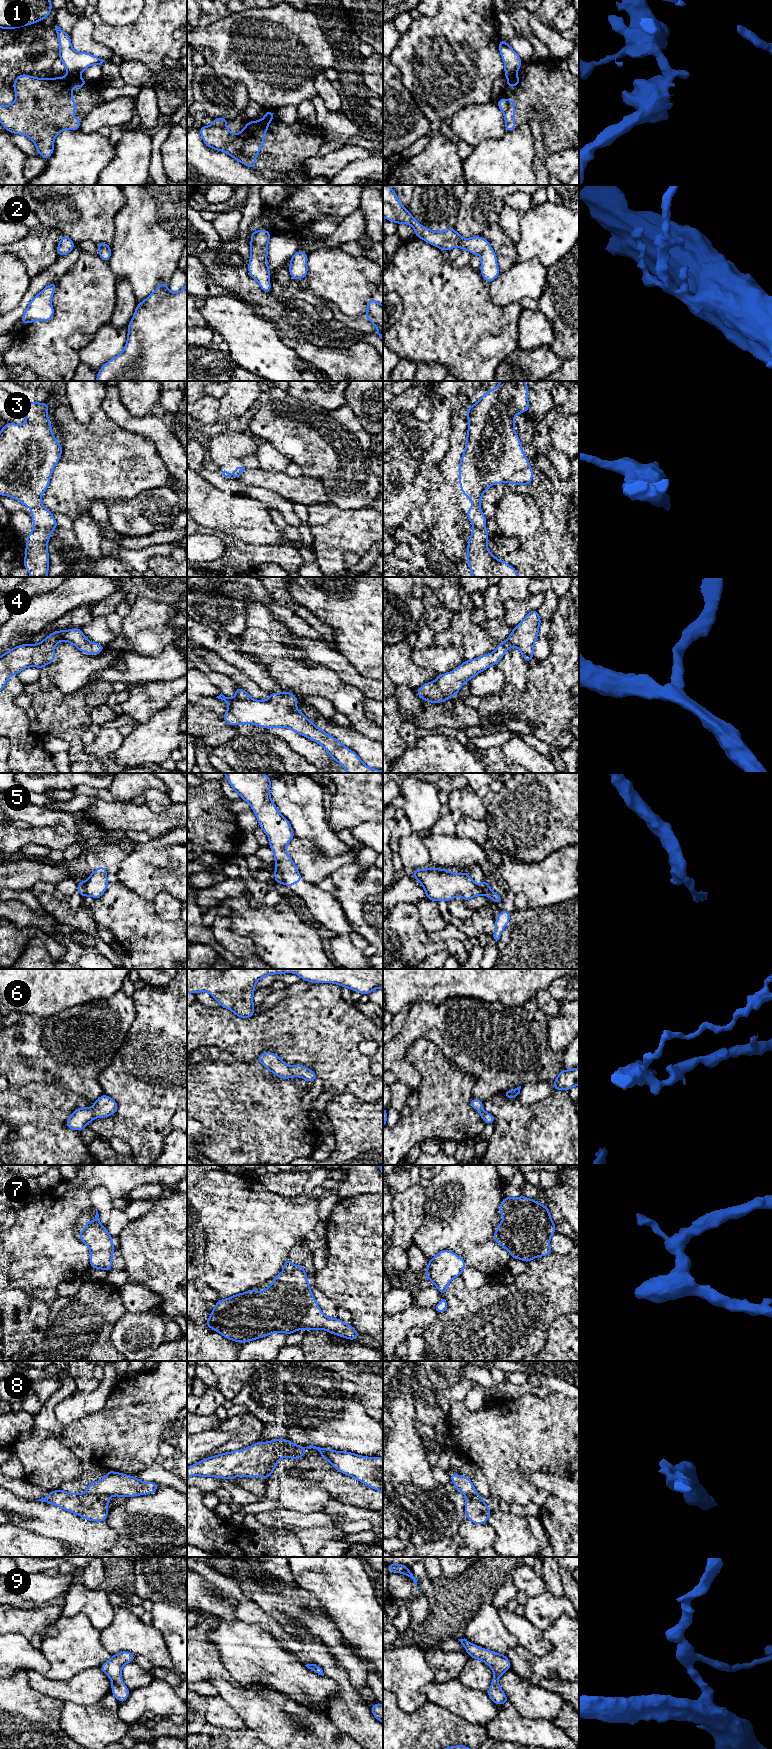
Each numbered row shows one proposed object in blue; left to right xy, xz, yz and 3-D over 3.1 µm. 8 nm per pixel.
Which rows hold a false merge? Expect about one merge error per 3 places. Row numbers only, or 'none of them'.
1, 5, 8

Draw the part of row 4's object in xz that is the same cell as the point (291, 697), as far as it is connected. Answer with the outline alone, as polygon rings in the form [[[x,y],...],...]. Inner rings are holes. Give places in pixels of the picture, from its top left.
[[[237,686],[234,698],[227,698],[222,693],[216,698],[228,704],[228,711],[222,715],[222,719],[232,726],[253,724],[265,729],[288,728],[320,744],[348,773],[383,773],[376,768],[367,767],[354,751],[298,711],[298,700],[291,692],[270,693],[268,700],[254,700]]]

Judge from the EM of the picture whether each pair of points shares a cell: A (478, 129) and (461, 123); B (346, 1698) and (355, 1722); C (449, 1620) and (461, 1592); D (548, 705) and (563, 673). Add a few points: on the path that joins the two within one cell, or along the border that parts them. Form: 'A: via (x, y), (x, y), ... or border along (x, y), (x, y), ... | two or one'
A: via (474, 125), (465, 123) | one
B: via (347, 1704), (347, 1710), (353, 1716) | one
C: via (449, 1613), (450, 1603), (454, 1599) | one
D: via (548, 697), (548, 688), (555, 681) | one

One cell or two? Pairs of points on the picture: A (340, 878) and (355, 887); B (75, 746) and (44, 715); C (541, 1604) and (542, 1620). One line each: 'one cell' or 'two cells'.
A: one cell
B: one cell
C: one cell

